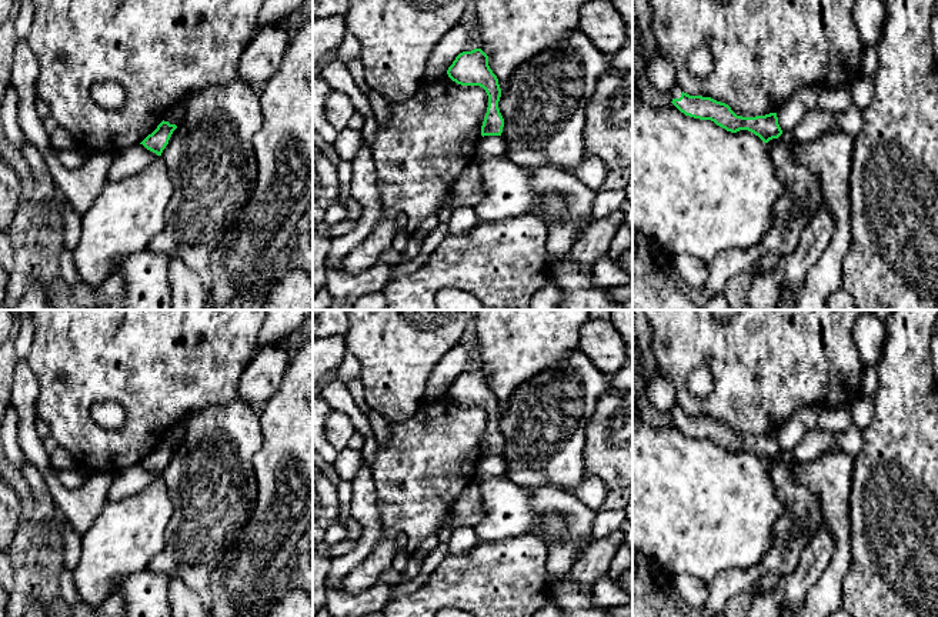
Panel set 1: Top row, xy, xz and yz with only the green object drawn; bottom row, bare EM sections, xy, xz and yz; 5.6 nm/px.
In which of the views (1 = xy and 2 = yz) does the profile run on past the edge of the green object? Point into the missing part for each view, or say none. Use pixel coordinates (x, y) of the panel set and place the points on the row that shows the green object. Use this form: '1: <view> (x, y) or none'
1: none
2: yz (676, 93)

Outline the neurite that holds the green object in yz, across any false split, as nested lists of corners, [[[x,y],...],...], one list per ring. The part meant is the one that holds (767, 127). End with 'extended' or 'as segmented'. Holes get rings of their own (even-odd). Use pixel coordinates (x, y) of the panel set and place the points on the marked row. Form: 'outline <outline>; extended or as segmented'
outline [[[678,84],[674,86],[670,97],[672,100],[671,103],[685,116],[711,120],[731,133],[748,130],[758,136],[764,143],[778,139],[782,134],[777,113],[755,117],[737,116],[728,104],[711,97],[690,96],[684,93]]]; extended

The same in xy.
outline [[[163,120],[157,126],[157,129],[151,134],[148,134],[140,144],[143,144],[147,150],[156,153],[157,156],[161,156],[176,129],[176,124],[170,124],[168,121]]]; as segmented

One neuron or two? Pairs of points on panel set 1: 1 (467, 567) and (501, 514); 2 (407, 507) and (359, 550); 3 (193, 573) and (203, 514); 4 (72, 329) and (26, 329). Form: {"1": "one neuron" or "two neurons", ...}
{"1": "two neurons", "2": "two neurons", "3": "one neuron", "4": "two neurons"}

